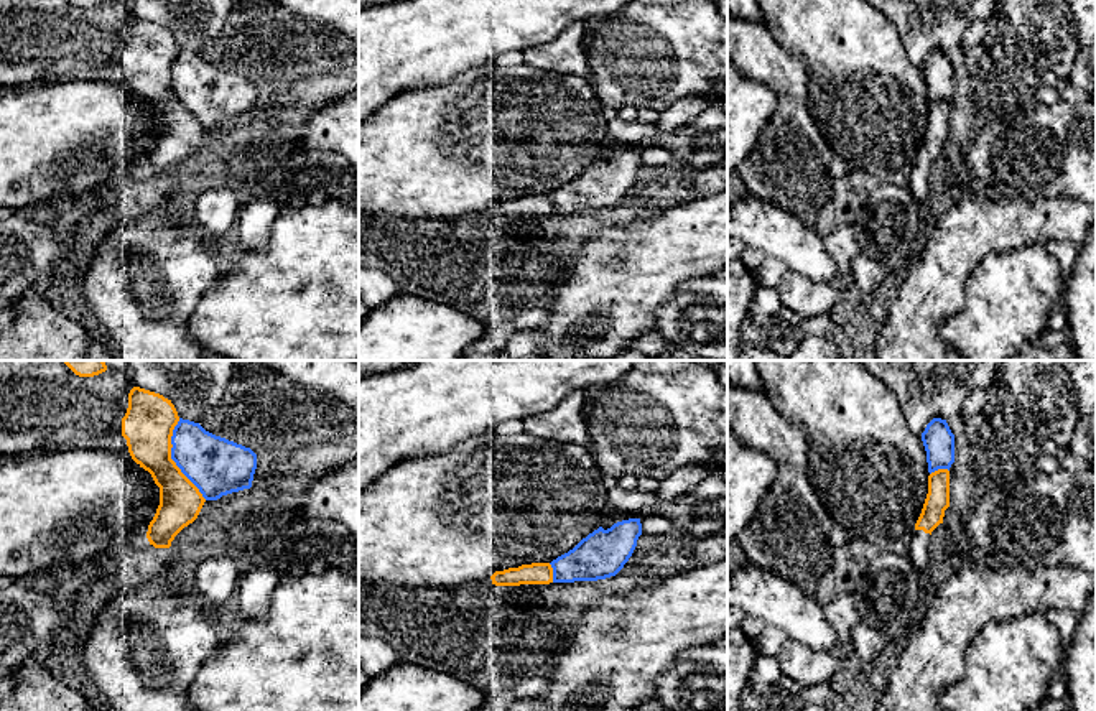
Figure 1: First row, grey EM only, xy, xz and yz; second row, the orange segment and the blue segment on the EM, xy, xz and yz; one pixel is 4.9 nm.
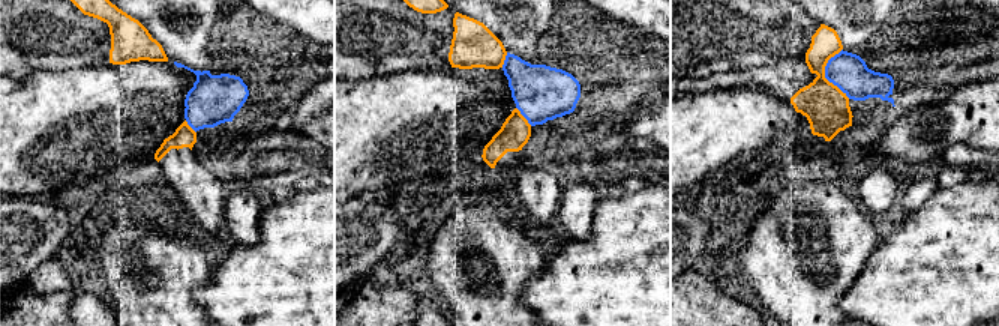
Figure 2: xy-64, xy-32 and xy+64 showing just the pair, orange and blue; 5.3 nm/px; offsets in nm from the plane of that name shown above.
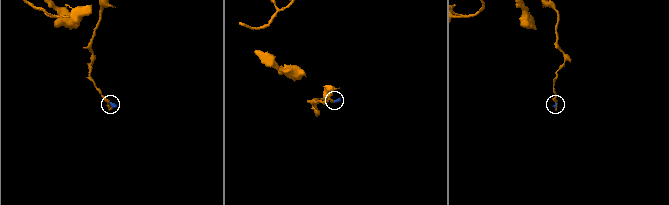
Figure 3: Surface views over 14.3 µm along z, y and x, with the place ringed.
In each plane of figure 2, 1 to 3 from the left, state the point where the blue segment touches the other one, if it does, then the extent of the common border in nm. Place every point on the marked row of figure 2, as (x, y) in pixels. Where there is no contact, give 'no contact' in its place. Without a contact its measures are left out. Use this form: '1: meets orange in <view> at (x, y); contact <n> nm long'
1: meets orange in xy-64 at (189, 126); contact 90 nm long
2: meets orange in xy-32 at (522, 116); contact 130 nm long
3: meets orange in xy+64 at (824, 74); contact 280 nm long

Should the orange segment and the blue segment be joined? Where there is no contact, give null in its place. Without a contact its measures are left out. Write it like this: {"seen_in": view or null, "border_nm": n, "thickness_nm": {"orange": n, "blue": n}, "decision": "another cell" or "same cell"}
{"seen_in": "xy", "border_nm": 420, "thickness_nm": {"orange": 240, "blue": 280}, "decision": "another cell"}

